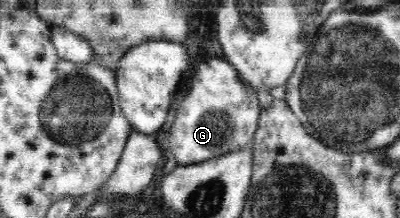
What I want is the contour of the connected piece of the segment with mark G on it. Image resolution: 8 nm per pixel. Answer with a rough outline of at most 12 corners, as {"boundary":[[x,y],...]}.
{"boundary":[[219,53],[172,113],[173,165],[251,145],[258,90]]}

